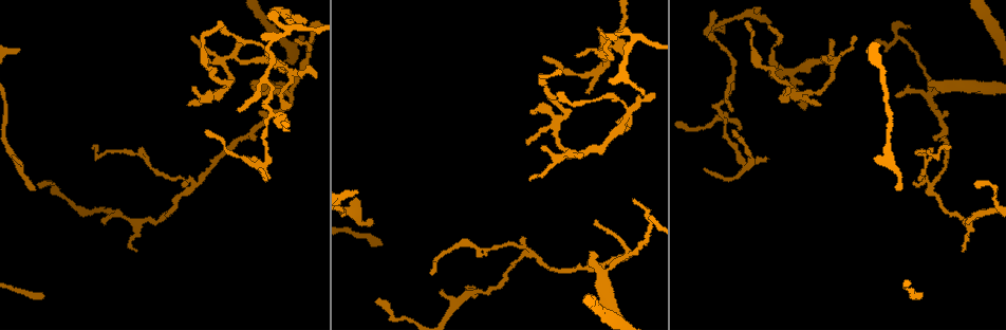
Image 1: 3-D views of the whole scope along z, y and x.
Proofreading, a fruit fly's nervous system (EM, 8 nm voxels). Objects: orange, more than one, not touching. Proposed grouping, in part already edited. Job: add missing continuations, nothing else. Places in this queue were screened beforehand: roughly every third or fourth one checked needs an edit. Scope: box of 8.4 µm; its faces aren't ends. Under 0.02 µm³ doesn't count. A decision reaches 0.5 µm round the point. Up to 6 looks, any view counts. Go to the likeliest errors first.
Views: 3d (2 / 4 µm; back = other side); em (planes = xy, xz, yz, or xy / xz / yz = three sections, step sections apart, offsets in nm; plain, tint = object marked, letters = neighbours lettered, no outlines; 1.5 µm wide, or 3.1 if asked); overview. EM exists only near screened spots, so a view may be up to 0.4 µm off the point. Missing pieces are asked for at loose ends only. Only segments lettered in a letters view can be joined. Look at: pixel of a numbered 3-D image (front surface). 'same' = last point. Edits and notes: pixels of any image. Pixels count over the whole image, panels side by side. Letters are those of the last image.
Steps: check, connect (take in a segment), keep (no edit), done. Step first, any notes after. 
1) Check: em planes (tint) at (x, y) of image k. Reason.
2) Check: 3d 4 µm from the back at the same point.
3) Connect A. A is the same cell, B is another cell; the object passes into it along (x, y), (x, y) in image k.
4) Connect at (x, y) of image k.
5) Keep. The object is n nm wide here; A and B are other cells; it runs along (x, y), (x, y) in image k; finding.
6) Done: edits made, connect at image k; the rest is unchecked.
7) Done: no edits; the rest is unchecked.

Check: 3d 2 µm at (19, 51) of image 1. Free end.

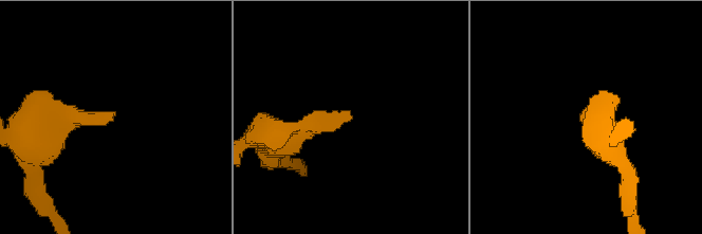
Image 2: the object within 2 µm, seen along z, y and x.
Check: em 3.1 µm planes (letters) at (349, 118) of image 2. Shape alone is not enough.

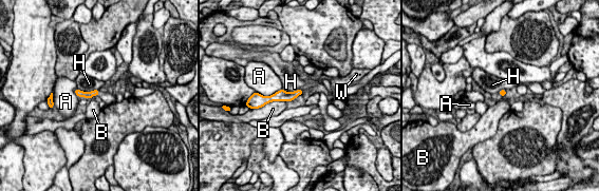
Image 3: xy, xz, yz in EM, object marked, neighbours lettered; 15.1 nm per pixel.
Connect W. The object is 100 nm wide here; W is the same cell, A, B and H are other cells; the object passes into it along (93, 93), (98, 92), (108, 97) in image 3; it goes on there.

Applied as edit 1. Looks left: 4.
Check: em planes (plain) at (192, 88) of image 1. Tapers out.

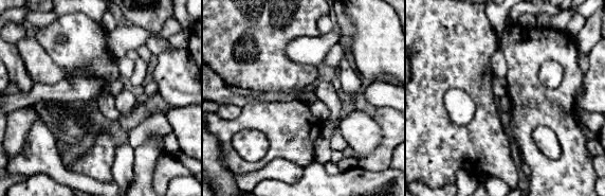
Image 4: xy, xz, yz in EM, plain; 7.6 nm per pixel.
Check: em planes (letters) at the same point.

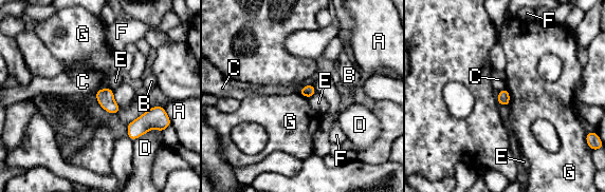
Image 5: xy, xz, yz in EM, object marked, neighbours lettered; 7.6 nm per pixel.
Keep. The object is 100 nm wide here; A, B, C, D, E, F and G are other cells; a border runs along (506, 87), (509, 93), (509, 106) in image 5; none of them fits.

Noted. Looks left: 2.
Check: em planes (letters) at (770, 21) of image 1.

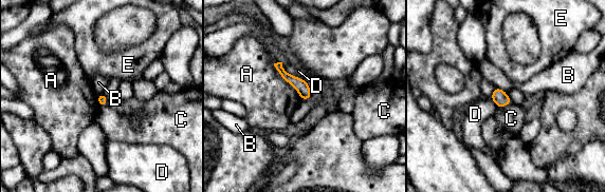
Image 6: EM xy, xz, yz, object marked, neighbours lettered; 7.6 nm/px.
Keep. A, B, C, D and E are other cells; it runs along (279, 64), (279, 69), (307, 96) in image 6; no lettered segment goes on from it.

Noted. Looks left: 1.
Done: edits made, connect at image 3; the rest is unchecked.

